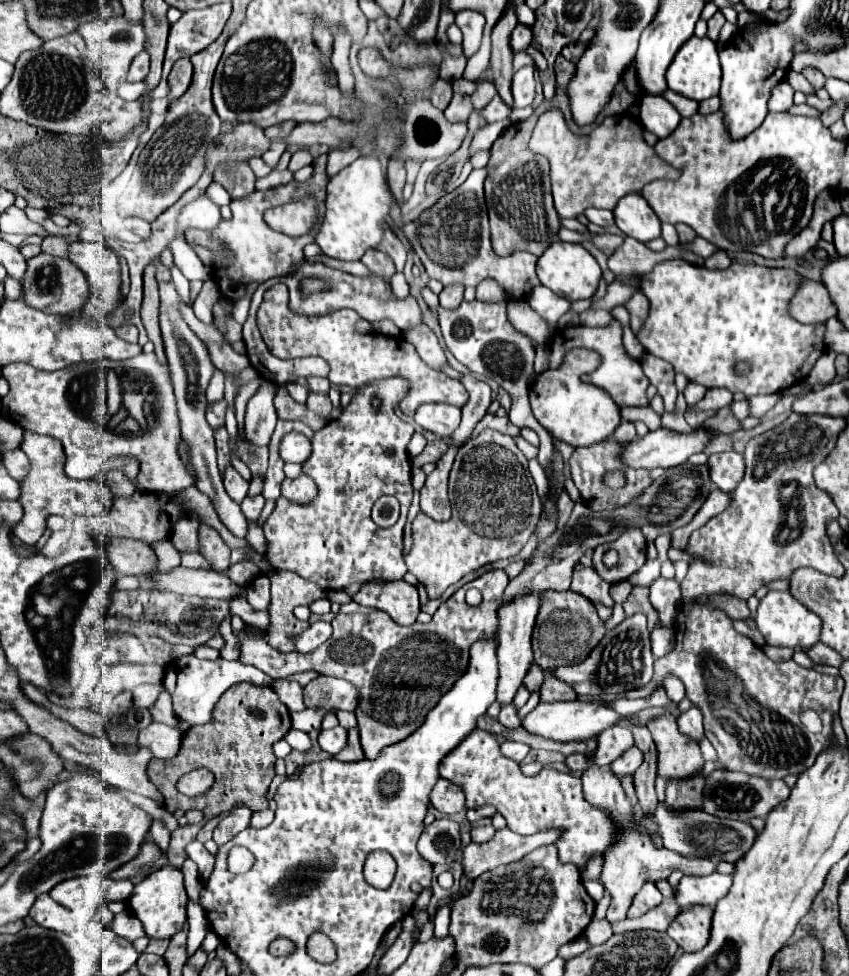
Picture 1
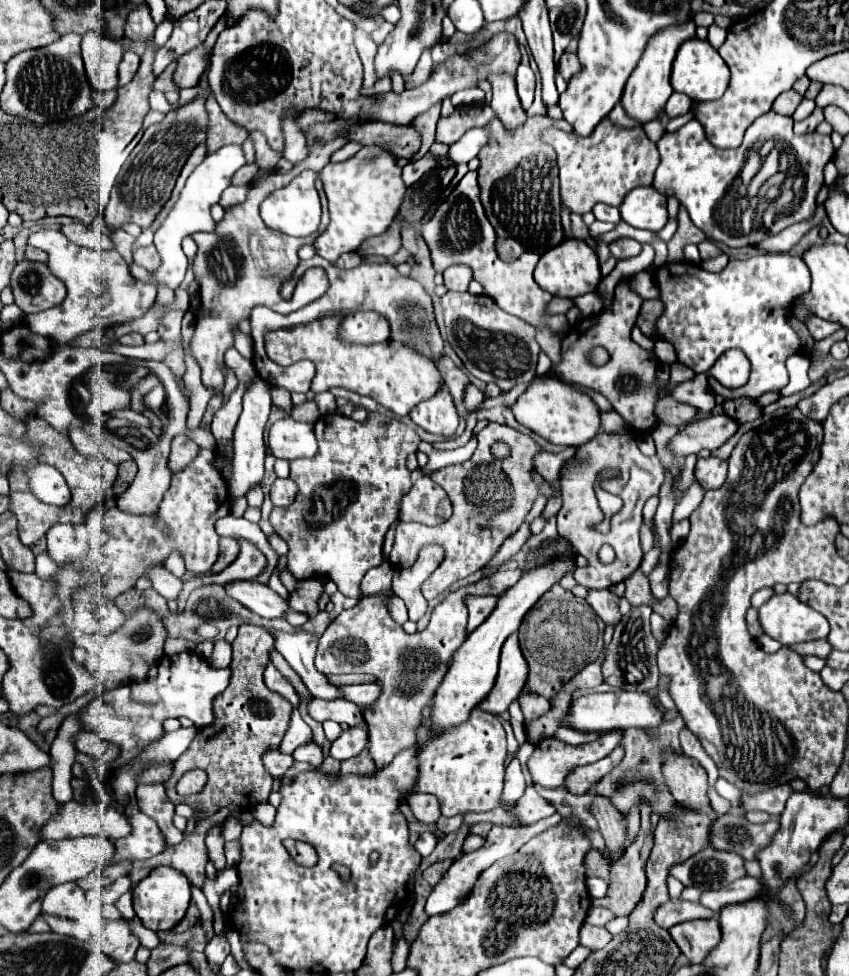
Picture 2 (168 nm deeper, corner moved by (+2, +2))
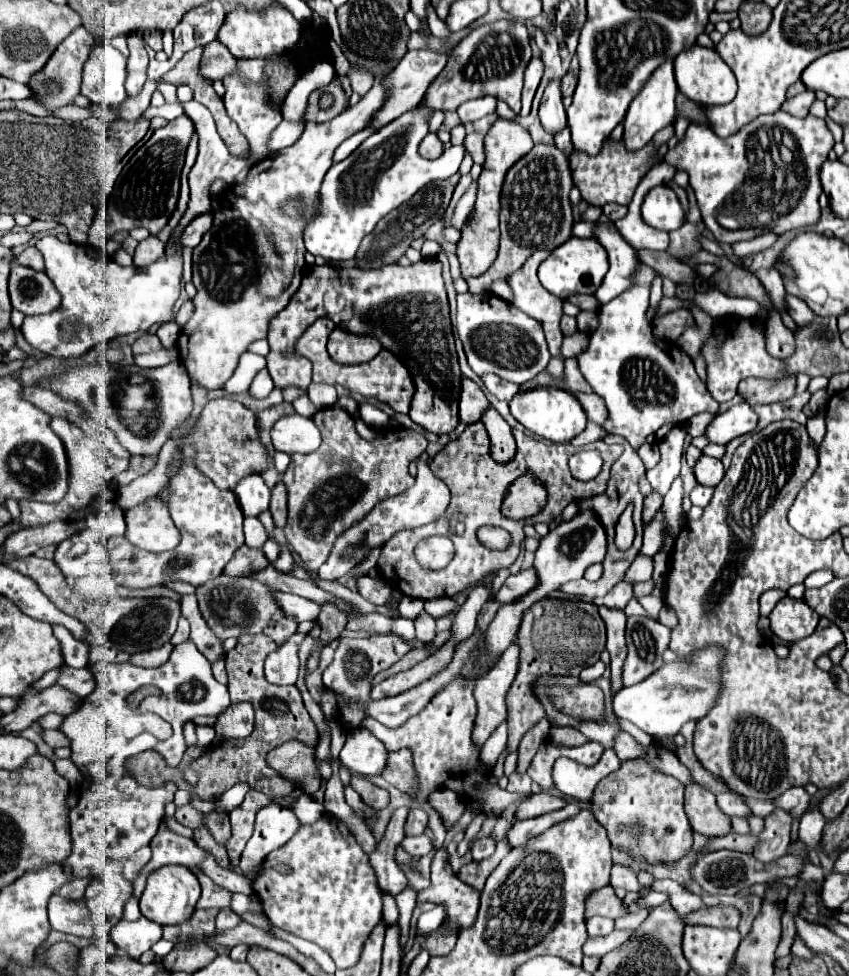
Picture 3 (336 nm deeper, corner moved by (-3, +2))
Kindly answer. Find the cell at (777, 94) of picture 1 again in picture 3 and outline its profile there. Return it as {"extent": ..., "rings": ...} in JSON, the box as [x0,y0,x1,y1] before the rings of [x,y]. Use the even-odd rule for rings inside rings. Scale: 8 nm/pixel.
{"extent":[783,90,815,118],"rings":[[[805,90],[805,92],[801,92],[801,94],[797,94],[797,96],[789,98],[789,100],[785,100],[783,110],[789,112],[789,114],[793,114],[793,116],[797,116],[797,118],[805,118],[805,116],[809,116],[809,108],[811,108],[813,102],[815,102],[815,92]]]}

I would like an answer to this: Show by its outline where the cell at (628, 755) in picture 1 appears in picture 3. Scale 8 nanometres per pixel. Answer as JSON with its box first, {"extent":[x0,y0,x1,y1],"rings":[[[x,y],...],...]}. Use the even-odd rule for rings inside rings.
{"extent":[553,748,621,802],"rings":[[[611,748],[603,752],[595,766],[581,766],[569,758],[559,758],[553,766],[553,782],[561,794],[581,802],[589,802],[599,780],[615,772],[619,764],[621,762]]]}

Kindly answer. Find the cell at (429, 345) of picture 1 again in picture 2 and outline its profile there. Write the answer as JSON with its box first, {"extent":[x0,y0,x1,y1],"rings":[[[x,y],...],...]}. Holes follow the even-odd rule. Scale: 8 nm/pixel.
{"extent":[436,356,468,406],"rings":[[[440,356],[436,360],[436,368],[440,370],[440,374],[444,378],[444,384],[450,390],[456,406],[462,406],[462,394],[464,394],[464,388],[468,384],[466,374],[448,356]]]}

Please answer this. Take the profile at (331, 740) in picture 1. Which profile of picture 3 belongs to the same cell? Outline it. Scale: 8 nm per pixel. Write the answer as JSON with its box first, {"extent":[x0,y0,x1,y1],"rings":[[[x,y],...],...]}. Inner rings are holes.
{"extent":[339,730,387,776],"rings":[[[355,730],[339,754],[339,760],[361,776],[379,776],[387,766],[387,748],[369,730]]]}

